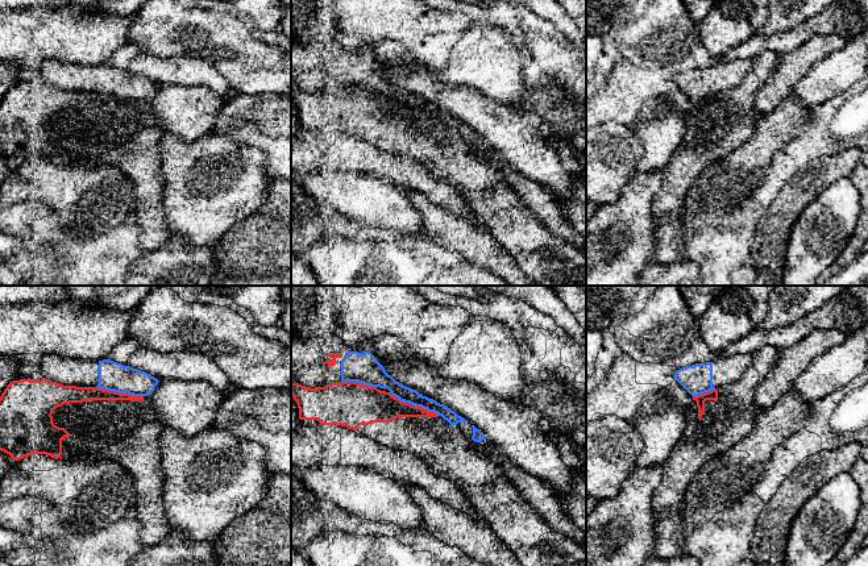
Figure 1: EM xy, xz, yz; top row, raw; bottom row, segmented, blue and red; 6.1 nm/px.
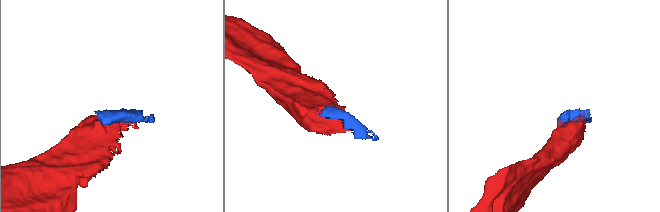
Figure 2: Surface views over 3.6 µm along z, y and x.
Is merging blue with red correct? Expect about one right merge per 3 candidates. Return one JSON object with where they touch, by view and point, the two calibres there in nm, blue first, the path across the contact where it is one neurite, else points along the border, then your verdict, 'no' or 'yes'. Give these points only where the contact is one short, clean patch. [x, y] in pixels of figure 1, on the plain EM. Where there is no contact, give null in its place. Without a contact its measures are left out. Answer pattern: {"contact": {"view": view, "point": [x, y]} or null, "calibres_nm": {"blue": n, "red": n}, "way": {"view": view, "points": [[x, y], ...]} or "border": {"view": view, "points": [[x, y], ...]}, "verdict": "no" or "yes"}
{"contact": {"view": "xz", "point": [414, 109]}, "calibres_nm": {"blue": 100, "red": 200}, "verdict": "no"}

